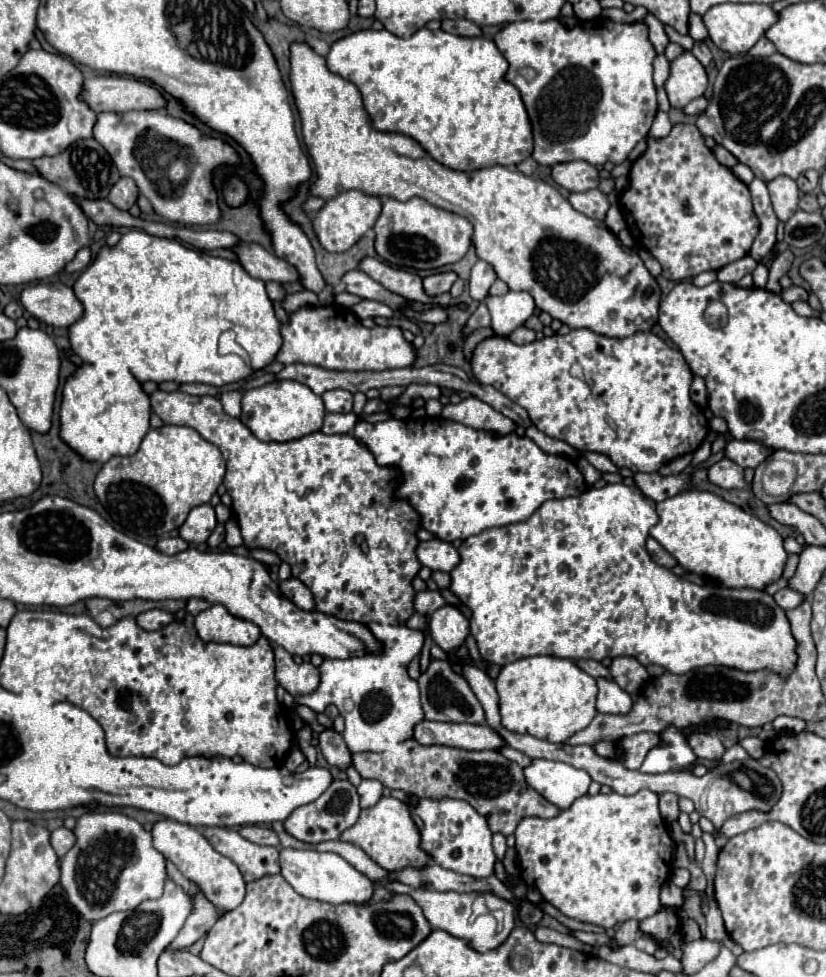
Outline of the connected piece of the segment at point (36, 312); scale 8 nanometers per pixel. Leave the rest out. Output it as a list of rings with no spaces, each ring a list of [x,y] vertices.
[[[61,282],[27,286],[21,292],[19,302],[33,318],[57,328],[71,326],[83,314],[83,306],[75,300],[71,288]]]

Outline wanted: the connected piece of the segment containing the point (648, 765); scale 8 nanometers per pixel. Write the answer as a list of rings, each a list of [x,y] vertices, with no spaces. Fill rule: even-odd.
[[[667,726],[663,732],[659,732],[659,744],[647,752],[641,764],[641,772],[645,774],[683,772],[691,770],[695,762],[697,756],[689,746],[687,736],[679,728]]]

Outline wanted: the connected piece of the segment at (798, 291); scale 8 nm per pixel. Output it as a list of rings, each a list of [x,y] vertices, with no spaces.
[[[791,286],[787,290],[781,290],[781,298],[787,302],[787,304],[793,304],[797,300],[807,300],[807,292],[799,286]]]

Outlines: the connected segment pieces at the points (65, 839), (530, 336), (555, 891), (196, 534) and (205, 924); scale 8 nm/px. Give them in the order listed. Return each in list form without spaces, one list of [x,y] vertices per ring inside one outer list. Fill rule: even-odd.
[[[57,828],[57,830],[53,830],[53,832],[51,832],[51,844],[53,844],[57,856],[63,858],[63,856],[73,848],[73,844],[75,844],[75,834],[73,834],[73,830],[67,830],[67,828]]]
[[[523,326],[523,328],[517,328],[517,330],[509,336],[509,340],[511,340],[513,344],[529,344],[529,342],[535,340],[535,332]]]
[[[639,790],[637,794],[633,796],[621,796],[617,792],[611,792],[611,794],[595,794],[595,796],[581,796],[573,802],[571,808],[563,810],[559,816],[555,818],[535,818],[535,816],[529,816],[529,818],[523,818],[519,824],[517,824],[517,830],[515,830],[515,838],[517,838],[517,844],[515,844],[515,850],[519,854],[519,864],[521,864],[521,878],[525,884],[529,886],[535,886],[543,898],[547,902],[551,902],[557,910],[561,910],[565,916],[573,918],[573,920],[579,920],[579,922],[589,922],[589,924],[597,924],[597,926],[603,926],[605,930],[613,928],[615,924],[623,924],[625,920],[629,918],[637,918],[637,920],[643,920],[647,916],[653,916],[659,908],[661,908],[661,902],[659,902],[659,890],[661,886],[669,880],[671,876],[671,858],[673,858],[673,840],[669,836],[669,830],[667,830],[667,824],[665,820],[661,818],[659,814],[659,800],[657,800],[657,794],[651,792],[651,790]]]
[[[201,504],[189,512],[187,520],[179,528],[179,536],[183,540],[187,540],[189,544],[201,544],[201,542],[207,542],[207,538],[215,526],[217,526],[217,520],[215,520],[213,506]]]
[[[201,890],[195,892],[195,908],[191,912],[191,916],[187,918],[185,926],[181,928],[179,936],[171,942],[169,948],[175,948],[175,950],[181,950],[183,946],[191,946],[193,942],[197,942],[201,936],[205,936],[211,926],[223,916],[223,910],[215,908]]]

